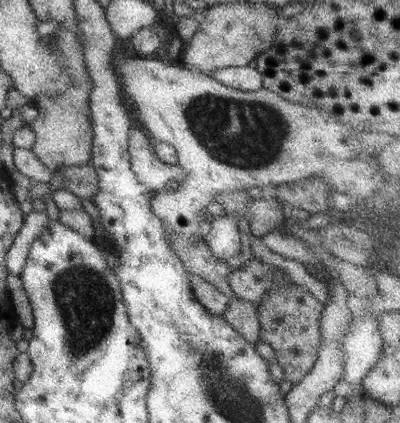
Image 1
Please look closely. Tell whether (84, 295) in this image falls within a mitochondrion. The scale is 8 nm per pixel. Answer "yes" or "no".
yes

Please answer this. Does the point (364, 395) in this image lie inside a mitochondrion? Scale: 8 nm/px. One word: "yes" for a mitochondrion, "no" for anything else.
no

